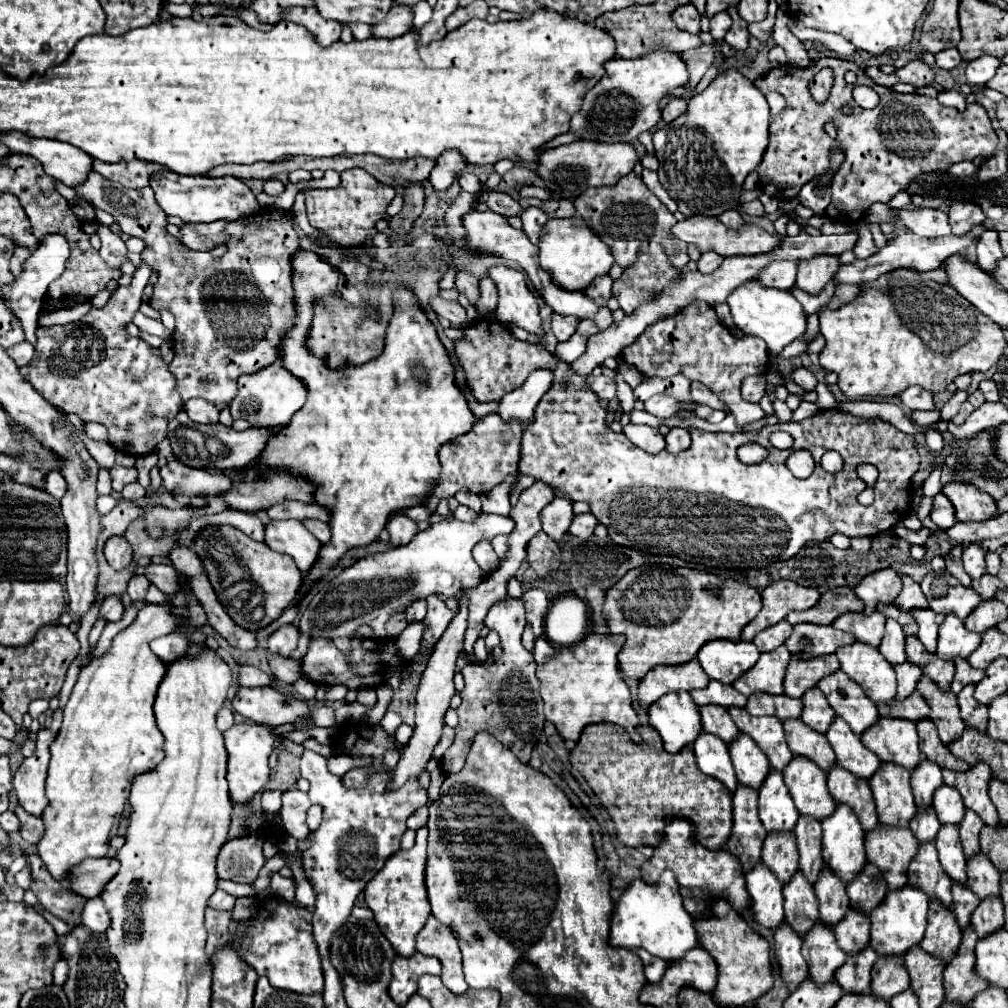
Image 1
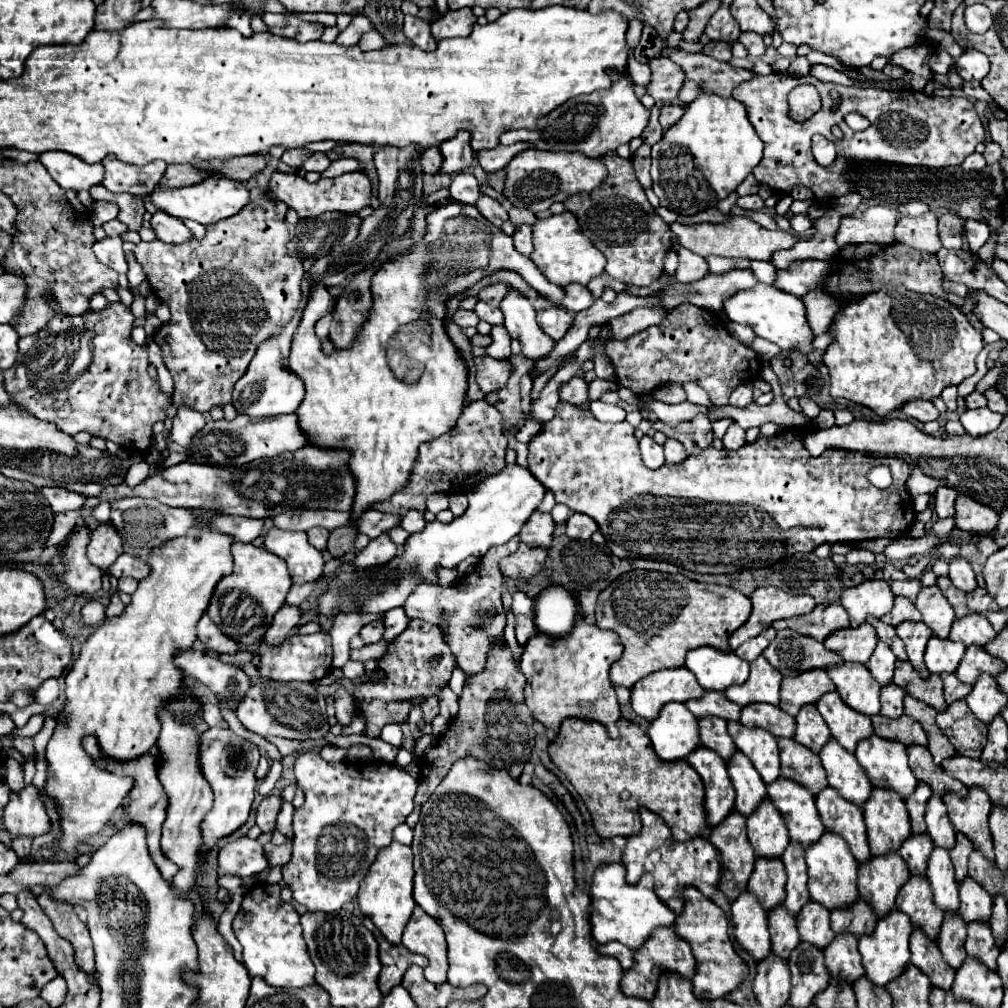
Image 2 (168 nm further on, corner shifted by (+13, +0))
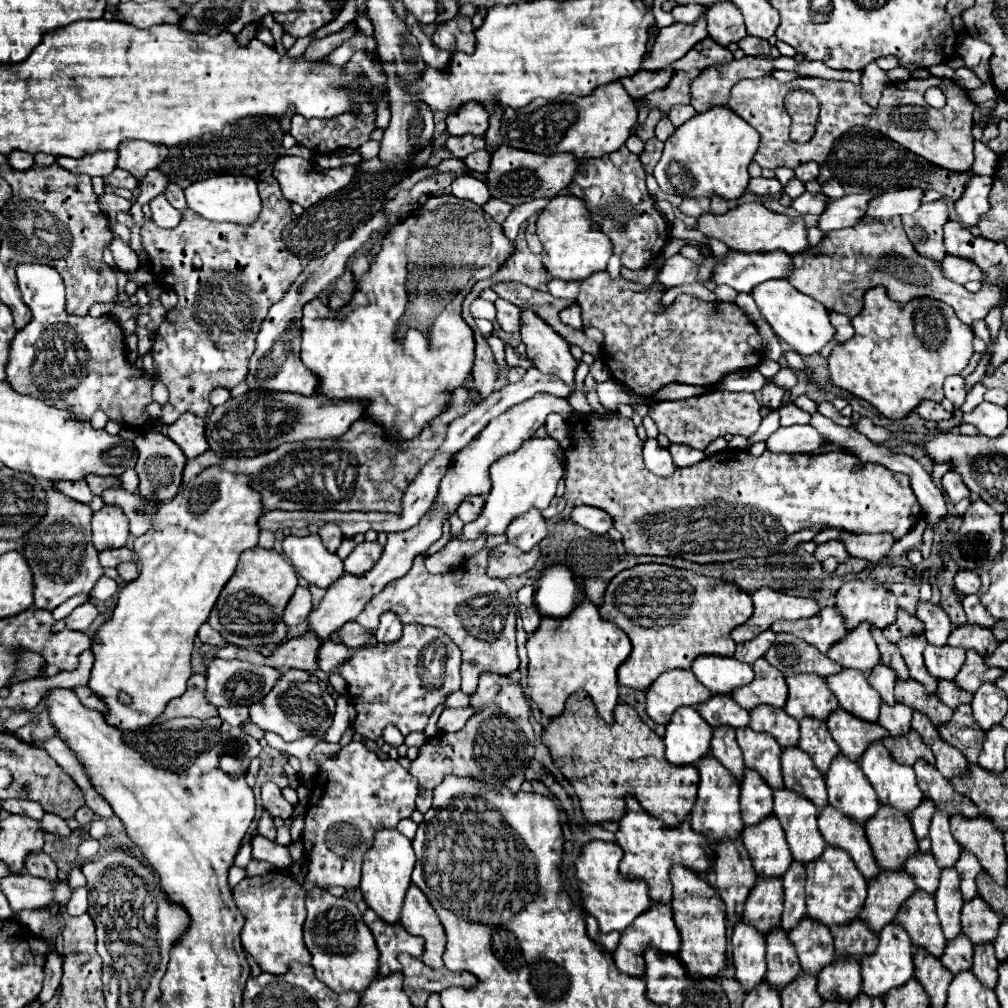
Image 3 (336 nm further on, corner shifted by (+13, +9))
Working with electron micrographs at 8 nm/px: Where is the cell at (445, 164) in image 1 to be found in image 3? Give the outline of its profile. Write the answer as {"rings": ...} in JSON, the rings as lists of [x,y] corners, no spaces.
{"rings":[[[462,104],[458,112],[452,112],[446,118],[448,132],[454,136],[464,136],[464,134],[474,134],[474,136],[484,136],[488,130],[488,118],[490,114],[482,104]]]}

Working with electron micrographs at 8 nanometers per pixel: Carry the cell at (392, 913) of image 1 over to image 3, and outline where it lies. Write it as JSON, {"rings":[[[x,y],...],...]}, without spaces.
{"rings":[[[396,828],[378,830],[374,836],[372,848],[364,856],[360,892],[364,894],[366,904],[388,924],[396,924],[400,920],[402,902],[410,886],[410,874],[412,874],[414,862],[416,862],[416,856],[412,850],[412,842],[406,836],[402,836]]]}

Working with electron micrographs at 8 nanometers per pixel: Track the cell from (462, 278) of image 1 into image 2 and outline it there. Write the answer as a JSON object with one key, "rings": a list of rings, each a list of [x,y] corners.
{"rings":[[[482,301],[476,303],[474,313],[476,313],[482,321],[486,321],[486,323],[490,323],[490,325],[502,325],[502,321],[504,321],[504,317],[502,317],[502,313],[500,313],[498,307],[486,305],[486,303],[482,303]]]}

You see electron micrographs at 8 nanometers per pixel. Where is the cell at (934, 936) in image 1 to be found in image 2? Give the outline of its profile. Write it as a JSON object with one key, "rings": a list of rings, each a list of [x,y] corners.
{"rings":[[[914,929],[910,935],[910,953],[912,953],[912,963],[922,969],[934,987],[950,989],[954,981],[954,969],[946,965],[936,941],[930,941],[922,929]]]}

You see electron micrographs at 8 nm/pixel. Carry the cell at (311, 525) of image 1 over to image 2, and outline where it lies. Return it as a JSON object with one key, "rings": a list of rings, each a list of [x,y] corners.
{"rings":[[[314,527],[310,531],[306,531],[308,535],[308,541],[318,549],[318,551],[324,551],[326,549],[326,541],[328,541],[328,531],[324,527]]]}

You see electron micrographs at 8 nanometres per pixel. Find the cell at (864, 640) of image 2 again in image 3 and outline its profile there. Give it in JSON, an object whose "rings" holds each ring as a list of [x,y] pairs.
{"rings":[[[860,624],[850,630],[842,642],[830,648],[828,658],[838,662],[842,668],[854,668],[868,674],[880,662],[880,652],[870,634],[870,626]]]}

